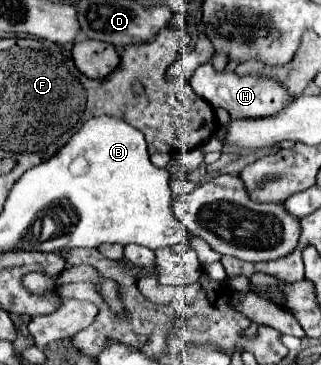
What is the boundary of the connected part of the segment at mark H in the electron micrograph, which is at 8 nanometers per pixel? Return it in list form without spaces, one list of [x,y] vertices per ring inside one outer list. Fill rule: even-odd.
[[[211,62],[199,66],[191,78],[189,78],[193,90],[197,96],[207,100],[213,108],[225,108],[231,116],[231,120],[247,120],[247,118],[265,118],[265,116],[275,116],[277,112],[285,110],[291,102],[293,96],[283,88],[279,82],[267,76],[259,74],[245,74],[237,76],[233,70],[215,70]]]

